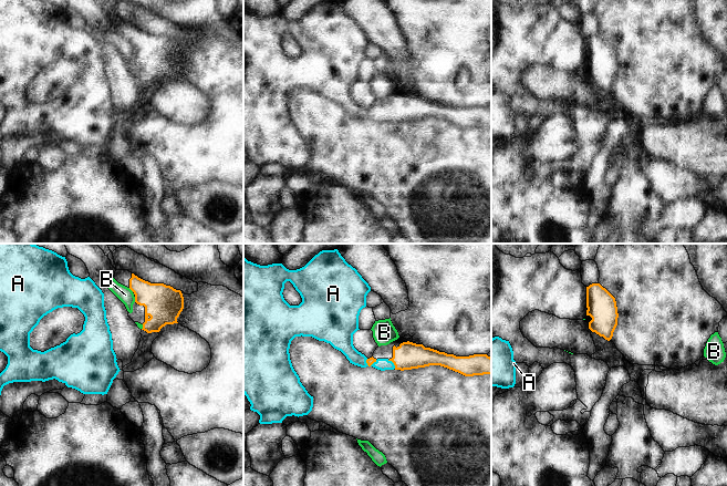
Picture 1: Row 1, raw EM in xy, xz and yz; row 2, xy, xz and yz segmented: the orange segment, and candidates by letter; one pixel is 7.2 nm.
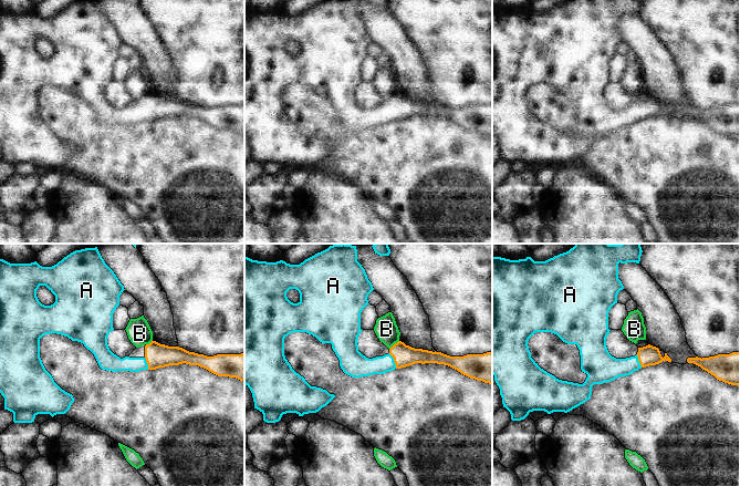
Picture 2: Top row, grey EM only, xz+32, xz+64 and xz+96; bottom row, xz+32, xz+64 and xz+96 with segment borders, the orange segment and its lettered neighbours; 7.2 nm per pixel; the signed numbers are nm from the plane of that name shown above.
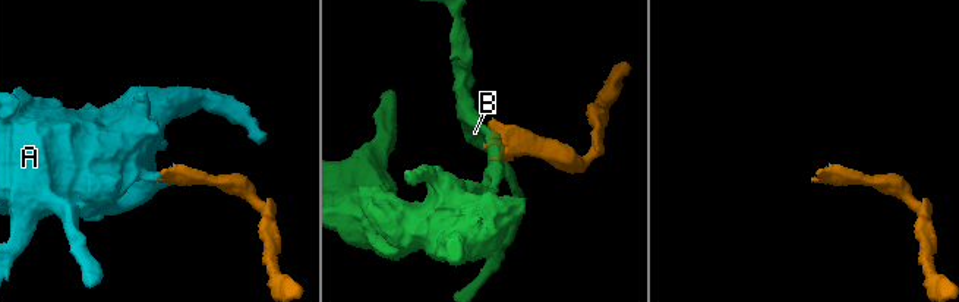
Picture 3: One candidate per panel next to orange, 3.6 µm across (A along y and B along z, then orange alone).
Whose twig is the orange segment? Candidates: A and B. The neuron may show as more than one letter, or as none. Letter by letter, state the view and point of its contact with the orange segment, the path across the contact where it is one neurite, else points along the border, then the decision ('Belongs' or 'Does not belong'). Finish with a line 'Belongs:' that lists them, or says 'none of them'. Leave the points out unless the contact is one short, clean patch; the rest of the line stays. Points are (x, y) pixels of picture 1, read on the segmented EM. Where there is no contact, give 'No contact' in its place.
A: Touches orange at xz (393, 362). Path across: xz (408, 355), (393, 362), (382, 364). Belongs
B: Touches orange at xy (135, 299). Boundary: xy (134, 297), (135, 301). Does not belong
Belongs: A.

